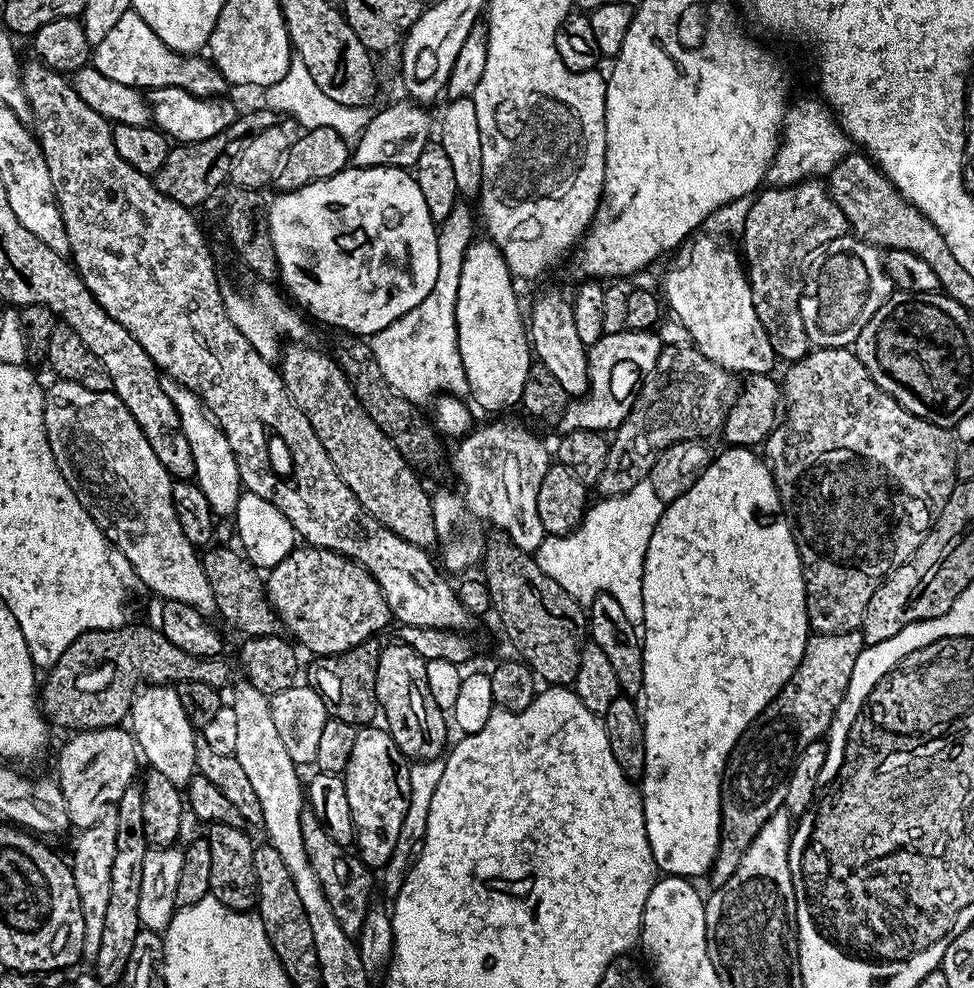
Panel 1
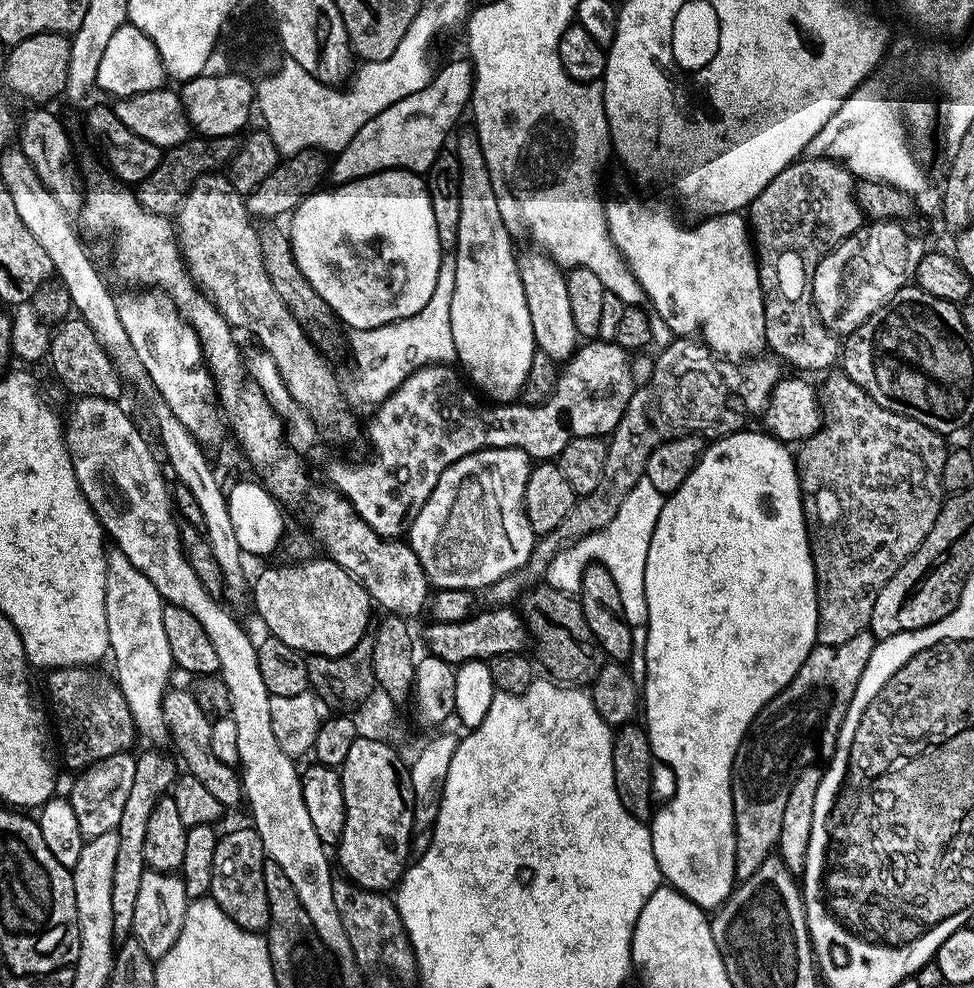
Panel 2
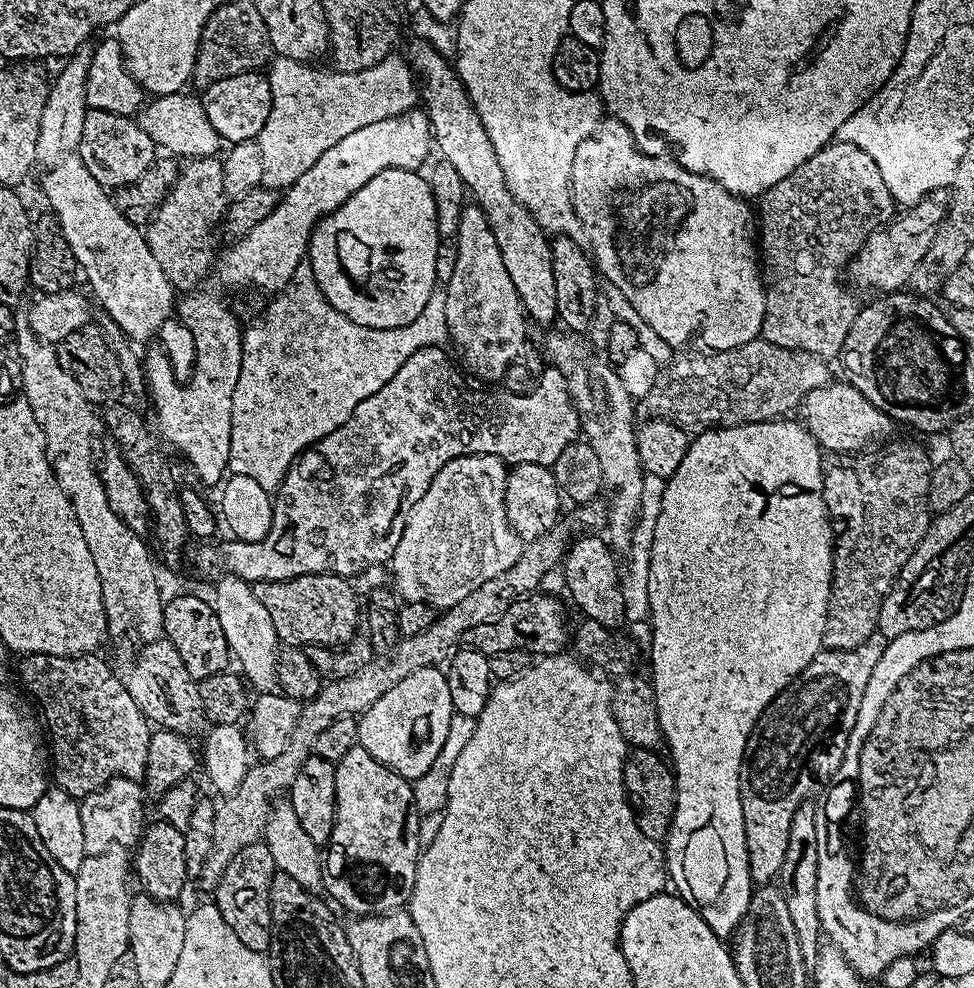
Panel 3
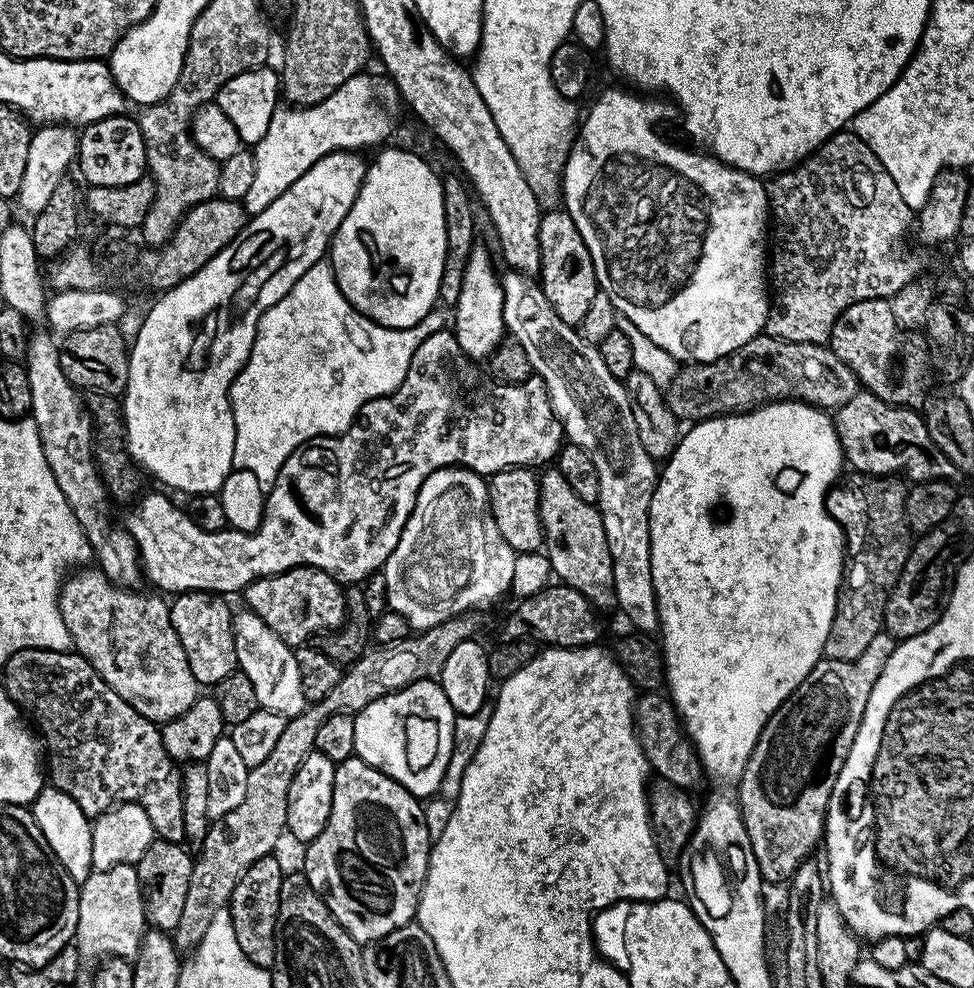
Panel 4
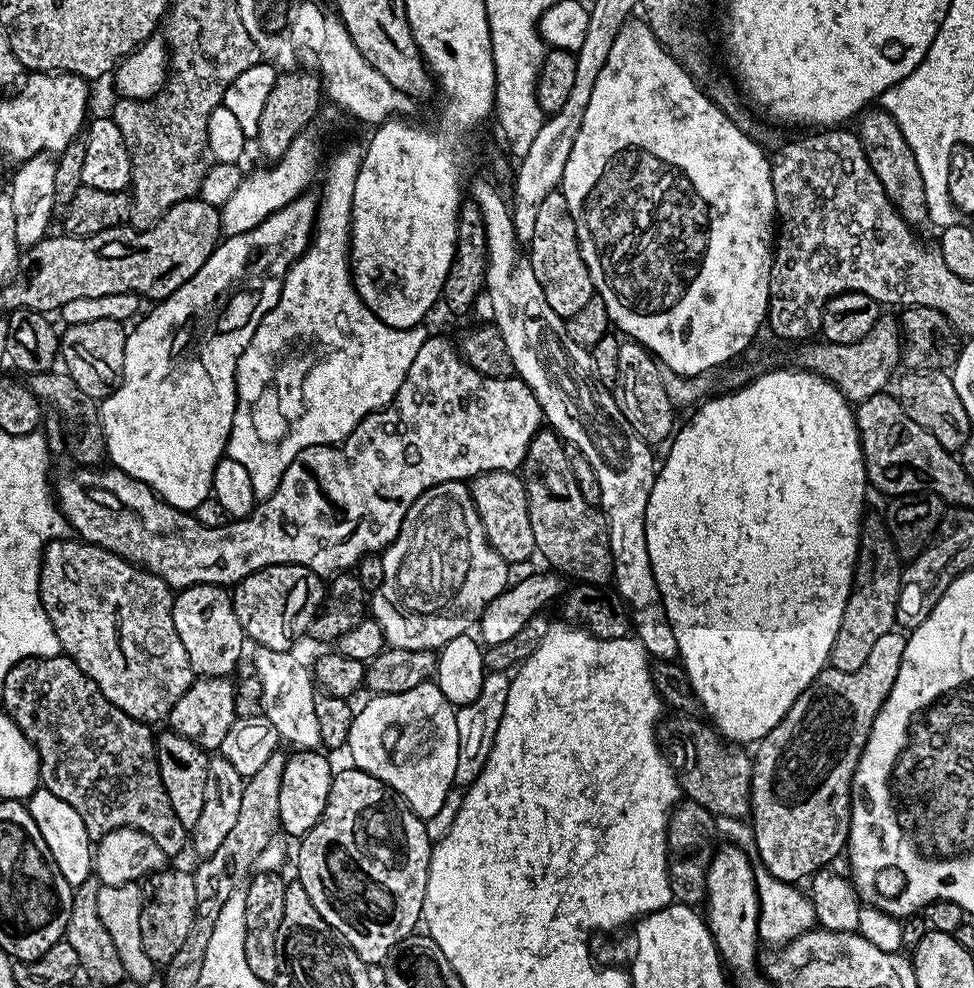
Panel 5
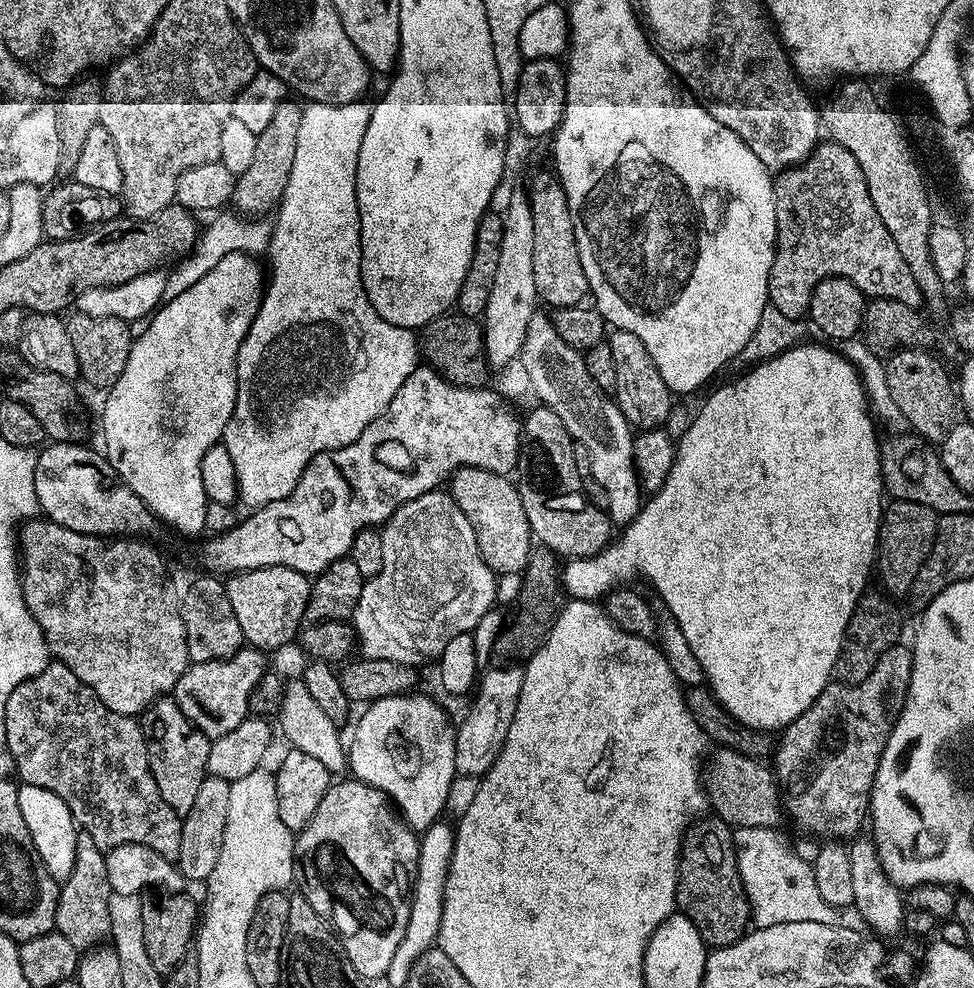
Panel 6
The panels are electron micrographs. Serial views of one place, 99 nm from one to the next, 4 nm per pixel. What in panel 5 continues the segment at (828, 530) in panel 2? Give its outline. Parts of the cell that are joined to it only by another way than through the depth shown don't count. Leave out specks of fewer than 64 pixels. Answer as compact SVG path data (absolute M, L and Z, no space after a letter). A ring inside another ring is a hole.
M865 519L860 534L860 553L856 559L856 576L852 580L852 593L842 614L842 626L838 626L838 638L828 655L828 664L843 672L853 672L865 664L874 642L882 634L897 627L896 607L900 593L902 561L892 544L885 521Z

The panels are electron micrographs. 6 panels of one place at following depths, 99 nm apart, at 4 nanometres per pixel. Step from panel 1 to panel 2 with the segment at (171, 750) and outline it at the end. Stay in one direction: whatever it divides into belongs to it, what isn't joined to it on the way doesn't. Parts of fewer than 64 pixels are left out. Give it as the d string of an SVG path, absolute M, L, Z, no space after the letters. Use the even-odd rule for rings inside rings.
M118 550L109 551L106 555L106 626L108 627L108 642L110 645L110 660L116 663L116 684L126 705L133 715L133 724L141 737L153 740L153 745L160 744L169 739L168 726L164 717L164 695L168 692L170 681L168 675L174 672L172 655L170 654L170 641L166 638L166 625L162 622L162 614L166 601L160 597L158 590L154 590L154 582L126 558Z

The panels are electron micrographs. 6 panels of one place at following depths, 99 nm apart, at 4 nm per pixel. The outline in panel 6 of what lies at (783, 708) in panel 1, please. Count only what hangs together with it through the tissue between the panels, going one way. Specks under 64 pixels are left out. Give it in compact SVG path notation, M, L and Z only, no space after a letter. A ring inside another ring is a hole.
M897 642L885 650L882 658L874 666L870 678L861 684L830 682L814 698L814 702L794 722L783 729L781 738L774 748L774 775L780 785L782 808L804 832L820 838L835 838L844 842L855 837L865 827L870 812L870 793L878 762L884 753L888 735L900 709L908 697L908 687L912 677L912 648Z

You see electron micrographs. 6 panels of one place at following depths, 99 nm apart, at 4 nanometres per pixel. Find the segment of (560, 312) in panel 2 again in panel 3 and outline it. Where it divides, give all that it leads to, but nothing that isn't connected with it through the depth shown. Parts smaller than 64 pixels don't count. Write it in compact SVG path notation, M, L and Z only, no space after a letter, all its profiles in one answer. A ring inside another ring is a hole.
M424 38L413 41L407 55L411 67L417 73L424 72L422 104L424 102L428 119L432 121L432 133L438 141L438 152L441 152L439 155L448 160L450 166L458 170L458 174L462 174L465 189L486 214L490 228L494 230L494 238L498 238L498 248L502 250L506 272L510 274L510 282L514 282L514 290L525 313L531 319L533 316L540 324L555 321L558 315L549 233L545 232L534 214L510 190L506 174L502 172L502 162L495 153L494 142L490 140L490 134L449 57L433 48Z

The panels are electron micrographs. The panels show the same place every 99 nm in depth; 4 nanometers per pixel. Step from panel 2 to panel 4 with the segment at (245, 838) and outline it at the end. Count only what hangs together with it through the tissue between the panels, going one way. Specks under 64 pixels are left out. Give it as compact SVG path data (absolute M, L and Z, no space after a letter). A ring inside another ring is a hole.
M275 855L258 858L258 862L254 862L254 866L250 866L242 878L238 878L238 886L234 886L234 894L228 900L227 910L234 922L234 938L238 938L242 954L254 962L257 970L271 969L276 961L276 923L282 882L286 875L276 859Z

